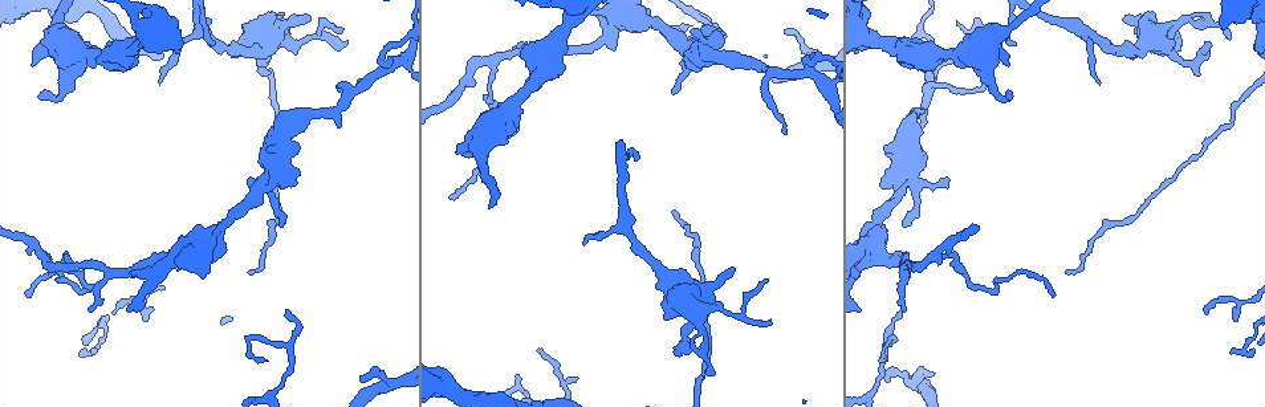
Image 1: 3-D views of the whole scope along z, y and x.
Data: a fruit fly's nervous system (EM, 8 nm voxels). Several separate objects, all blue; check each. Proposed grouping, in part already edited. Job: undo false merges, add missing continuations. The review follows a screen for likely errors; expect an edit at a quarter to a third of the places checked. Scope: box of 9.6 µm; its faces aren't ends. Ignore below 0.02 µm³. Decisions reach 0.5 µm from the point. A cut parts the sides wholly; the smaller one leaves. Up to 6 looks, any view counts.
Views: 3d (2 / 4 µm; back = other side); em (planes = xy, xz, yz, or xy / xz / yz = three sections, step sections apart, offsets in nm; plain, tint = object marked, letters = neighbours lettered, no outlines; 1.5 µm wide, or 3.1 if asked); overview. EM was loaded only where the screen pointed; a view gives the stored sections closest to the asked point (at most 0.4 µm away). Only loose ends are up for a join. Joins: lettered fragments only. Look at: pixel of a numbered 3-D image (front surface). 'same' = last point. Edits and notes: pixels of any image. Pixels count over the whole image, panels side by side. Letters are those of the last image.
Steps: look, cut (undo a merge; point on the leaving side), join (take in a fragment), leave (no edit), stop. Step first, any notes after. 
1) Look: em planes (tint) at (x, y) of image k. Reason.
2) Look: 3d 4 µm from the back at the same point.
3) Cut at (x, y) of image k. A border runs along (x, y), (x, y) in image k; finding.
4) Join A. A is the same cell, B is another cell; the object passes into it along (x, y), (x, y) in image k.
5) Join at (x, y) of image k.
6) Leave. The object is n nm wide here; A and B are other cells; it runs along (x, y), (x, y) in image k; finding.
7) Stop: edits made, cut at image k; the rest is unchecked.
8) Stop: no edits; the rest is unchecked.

Look: 3d 2 µm from the back at (712, 58) of image 1. Sudden change in width.

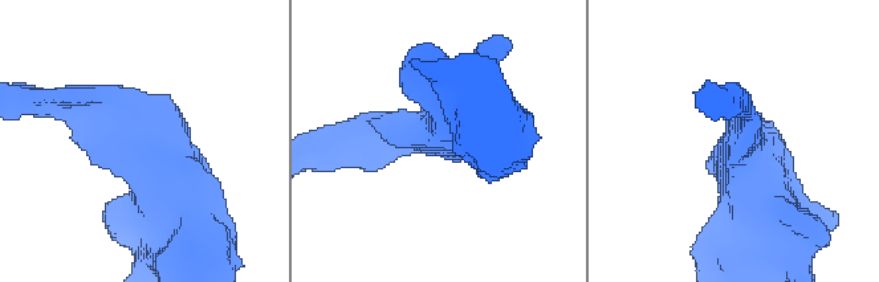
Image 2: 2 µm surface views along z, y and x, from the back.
Look: em planes (plain) at (745, 153) of image 2. The arms are 180, 480 nm wide.

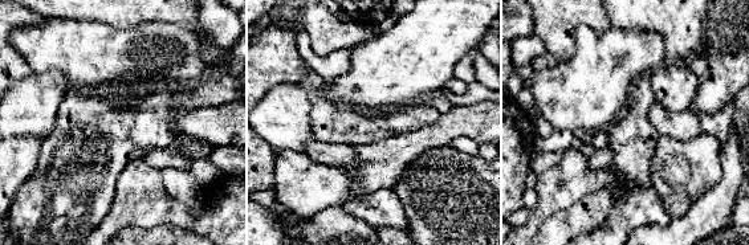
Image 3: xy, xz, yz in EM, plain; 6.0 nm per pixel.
Look: em planes (letters) at the same point. What lies round it.

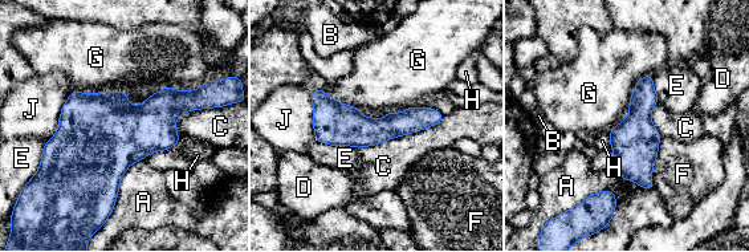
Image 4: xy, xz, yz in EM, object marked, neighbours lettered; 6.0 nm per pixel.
Leave. The object is 280 nm wide here; A, B, C, D, E, F, G, H and J are other cells; it runs along (313, 96), (345, 126), (438, 118) in image 4; all the same cell.

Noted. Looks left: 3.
Look: 3d 2 µm at (885, 356) of image 1. Free end.

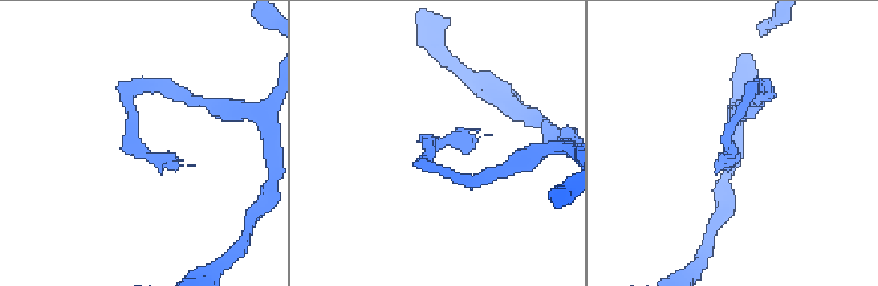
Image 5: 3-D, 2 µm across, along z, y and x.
Look: em planes (letters) at (471, 151) of image 5.

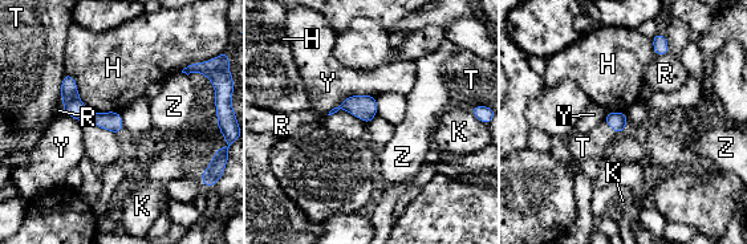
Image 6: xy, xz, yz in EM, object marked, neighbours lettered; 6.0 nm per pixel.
Leave. The object is 110 nm wide here; H, K, R, T, Y and Z are other cells; it runs along (67, 78), (86, 114), (120, 125) in image 6; no lettered fragment goes on from it.

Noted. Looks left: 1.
Stop: no edits; the rest is unchecked.

